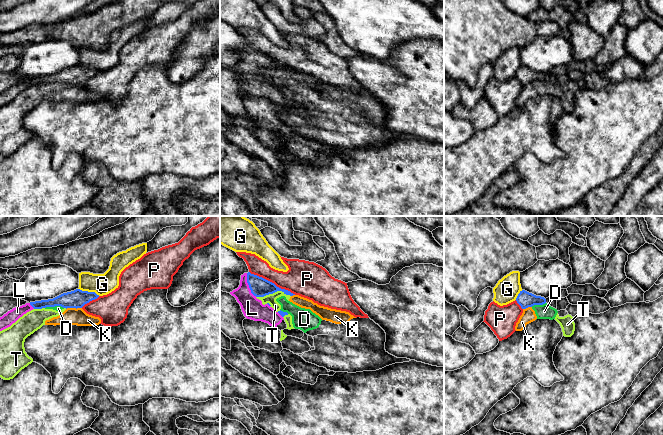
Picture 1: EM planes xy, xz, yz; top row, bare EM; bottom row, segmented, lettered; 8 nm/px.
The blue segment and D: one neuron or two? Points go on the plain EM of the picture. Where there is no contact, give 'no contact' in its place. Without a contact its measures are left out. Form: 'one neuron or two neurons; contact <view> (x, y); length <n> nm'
two neurons; contact yz (538, 80); length 120 nm

